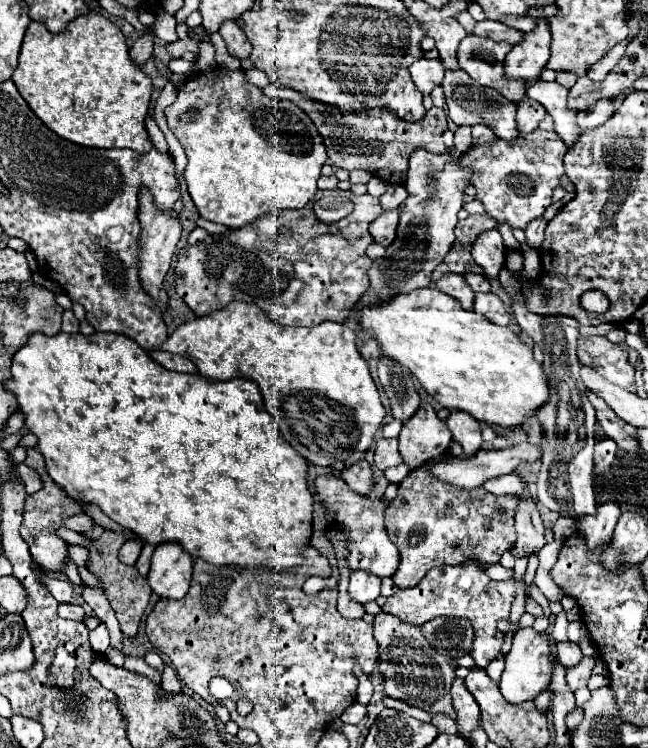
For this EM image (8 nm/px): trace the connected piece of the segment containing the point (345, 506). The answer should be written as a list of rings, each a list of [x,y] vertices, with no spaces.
[[[333,475],[317,477],[315,487],[317,487],[317,493],[319,493],[325,509],[331,515],[335,515],[337,527],[347,537],[347,545],[351,551],[347,561],[349,561],[351,569],[363,569],[363,571],[369,571],[379,577],[393,577],[399,567],[399,551],[383,527],[383,515],[385,515],[387,503],[383,503],[379,499],[371,501],[367,497],[357,495],[355,491],[351,491],[347,487],[347,483],[343,483],[341,477],[333,477]]]

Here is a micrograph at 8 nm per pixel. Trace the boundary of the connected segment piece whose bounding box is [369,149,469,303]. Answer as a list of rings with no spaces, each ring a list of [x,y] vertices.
[[[421,149],[409,157],[409,171],[407,171],[407,181],[405,181],[405,189],[409,195],[399,207],[397,237],[387,247],[385,257],[373,261],[373,265],[369,269],[369,281],[371,281],[369,287],[375,291],[379,303],[385,303],[385,301],[393,299],[395,295],[411,293],[415,289],[427,287],[431,283],[433,269],[443,261],[447,251],[453,247],[453,241],[455,241],[453,229],[457,225],[457,213],[463,205],[463,195],[465,195],[463,189],[467,185],[469,185],[469,171],[461,169],[459,159],[453,159],[451,155],[435,155],[435,153]]]

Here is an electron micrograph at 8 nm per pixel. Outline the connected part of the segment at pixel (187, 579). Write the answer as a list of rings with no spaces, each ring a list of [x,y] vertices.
[[[163,543],[155,547],[151,557],[151,569],[147,583],[153,593],[165,599],[181,599],[191,585],[193,559],[175,543]]]

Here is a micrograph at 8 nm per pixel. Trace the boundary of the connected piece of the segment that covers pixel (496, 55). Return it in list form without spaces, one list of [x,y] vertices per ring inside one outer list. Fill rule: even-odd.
[[[469,35],[459,43],[457,49],[457,61],[461,65],[461,69],[475,79],[479,85],[483,87],[491,87],[501,91],[503,97],[511,99],[511,101],[521,101],[525,97],[527,85],[521,81],[513,81],[507,79],[505,69],[503,69],[503,61],[505,55],[513,49],[513,45],[503,43],[503,41],[491,41],[485,37],[475,37]]]

